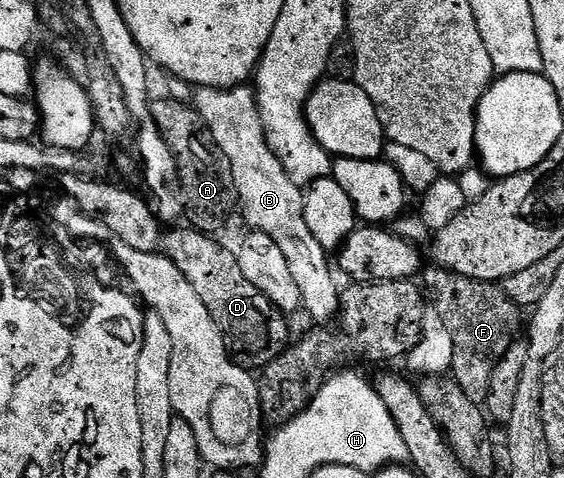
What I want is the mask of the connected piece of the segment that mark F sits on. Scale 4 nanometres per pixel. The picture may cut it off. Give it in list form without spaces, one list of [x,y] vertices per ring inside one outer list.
[[[430,268],[422,270],[421,285],[433,311],[441,315],[445,327],[449,327],[449,335],[453,335],[450,376],[459,384],[461,391],[465,391],[467,398],[482,406],[493,379],[493,367],[501,363],[511,344],[520,340],[525,325],[524,318],[523,321],[519,318],[521,310],[513,303],[513,299],[505,295],[502,284],[462,277],[452,269]]]

